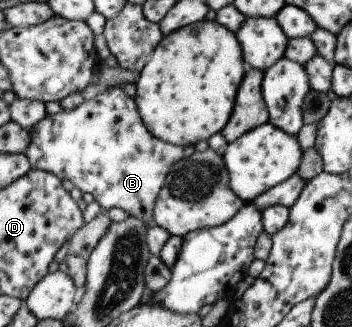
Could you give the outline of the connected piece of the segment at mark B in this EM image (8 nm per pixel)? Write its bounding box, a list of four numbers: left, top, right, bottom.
[25,86,194,224]

